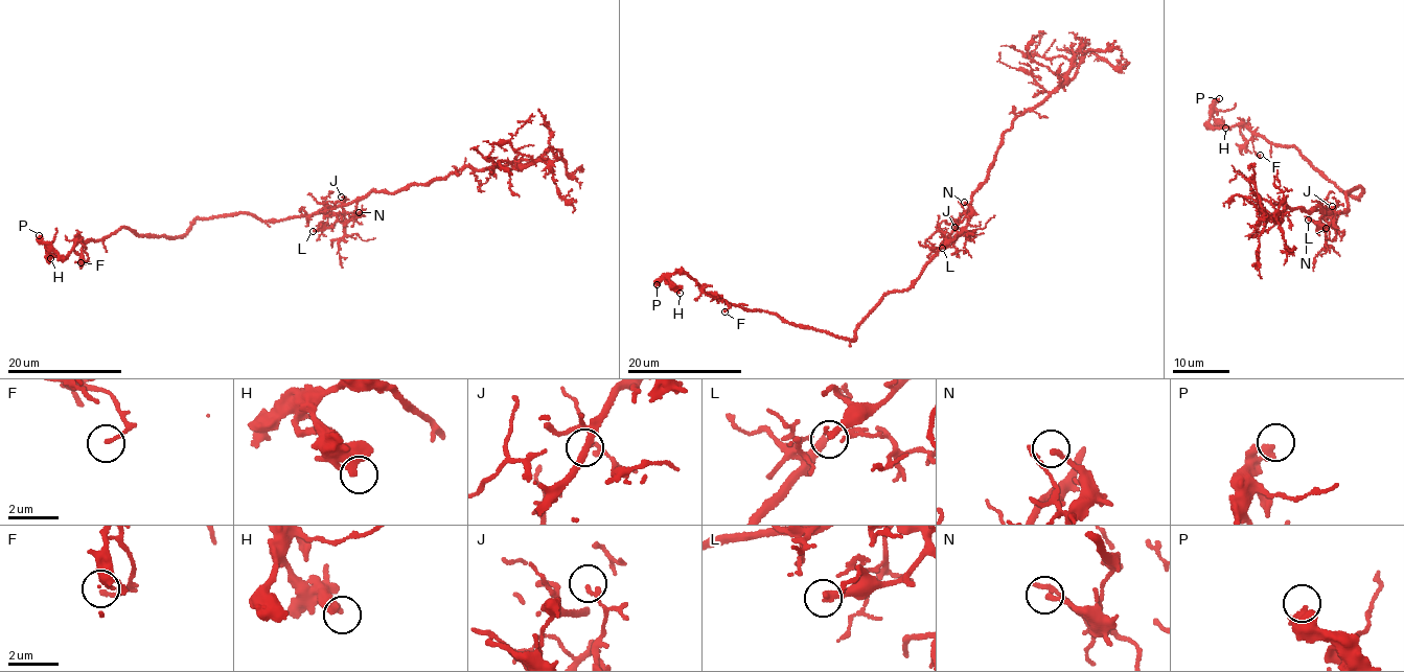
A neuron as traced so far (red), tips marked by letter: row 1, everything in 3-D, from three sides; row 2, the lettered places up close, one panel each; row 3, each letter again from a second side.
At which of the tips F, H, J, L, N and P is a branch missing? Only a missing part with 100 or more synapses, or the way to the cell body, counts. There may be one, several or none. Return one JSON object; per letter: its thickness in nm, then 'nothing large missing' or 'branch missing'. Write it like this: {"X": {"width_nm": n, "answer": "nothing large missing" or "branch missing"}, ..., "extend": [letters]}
{"F": {"width_nm": 130, "answer": "nothing large missing"}, "H": {"width_nm": 440, "answer": "nothing large missing"}, "J": {"width_nm": 120, "answer": "nothing large missing"}, "L": {"width_nm": 180, "answer": "nothing large missing"}, "N": {"width_nm": 190, "answer": "nothing large missing"}, "P": {"width_nm": 320, "answer": "nothing large missing"}, "extend": []}

